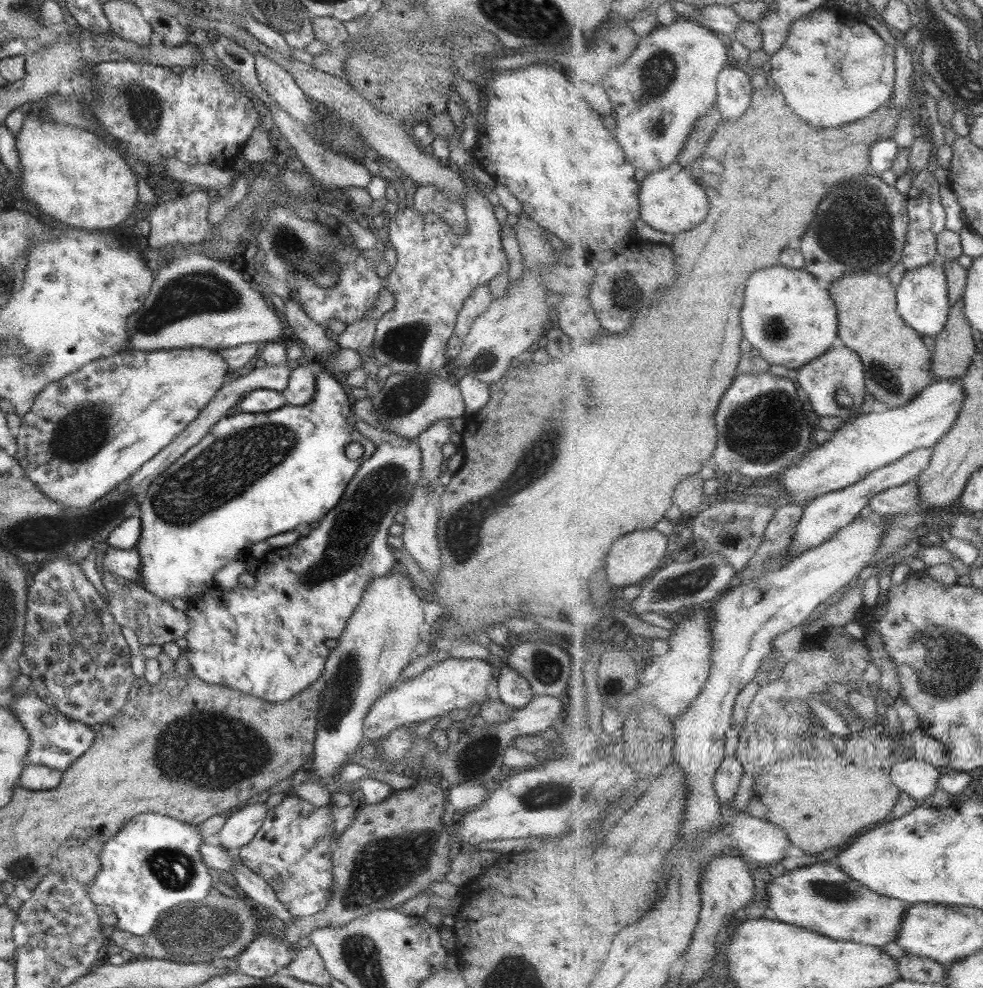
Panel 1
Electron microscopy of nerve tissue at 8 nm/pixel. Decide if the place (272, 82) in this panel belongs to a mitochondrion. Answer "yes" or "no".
no

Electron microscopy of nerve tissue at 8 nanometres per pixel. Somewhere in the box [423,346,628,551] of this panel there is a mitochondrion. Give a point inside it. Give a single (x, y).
(479, 363)

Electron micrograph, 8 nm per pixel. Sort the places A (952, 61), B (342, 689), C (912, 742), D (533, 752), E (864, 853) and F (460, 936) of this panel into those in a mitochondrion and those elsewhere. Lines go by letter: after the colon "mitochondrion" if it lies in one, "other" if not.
A: mitochondrion
B: mitochondrion
C: other
D: other
E: other
F: other

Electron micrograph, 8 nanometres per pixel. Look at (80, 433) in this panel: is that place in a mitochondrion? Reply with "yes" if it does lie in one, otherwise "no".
yes

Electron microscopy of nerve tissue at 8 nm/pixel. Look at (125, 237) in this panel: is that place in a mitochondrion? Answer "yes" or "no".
no

